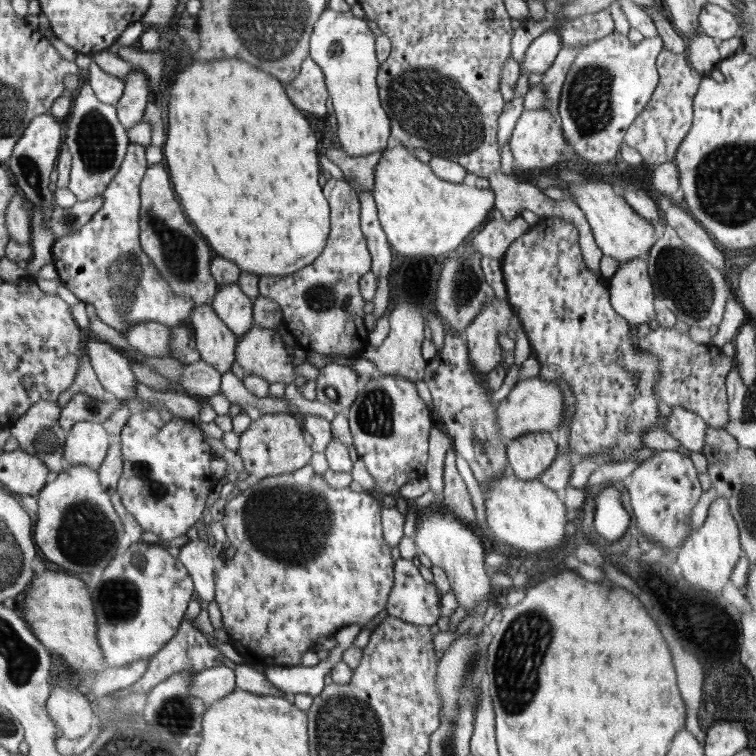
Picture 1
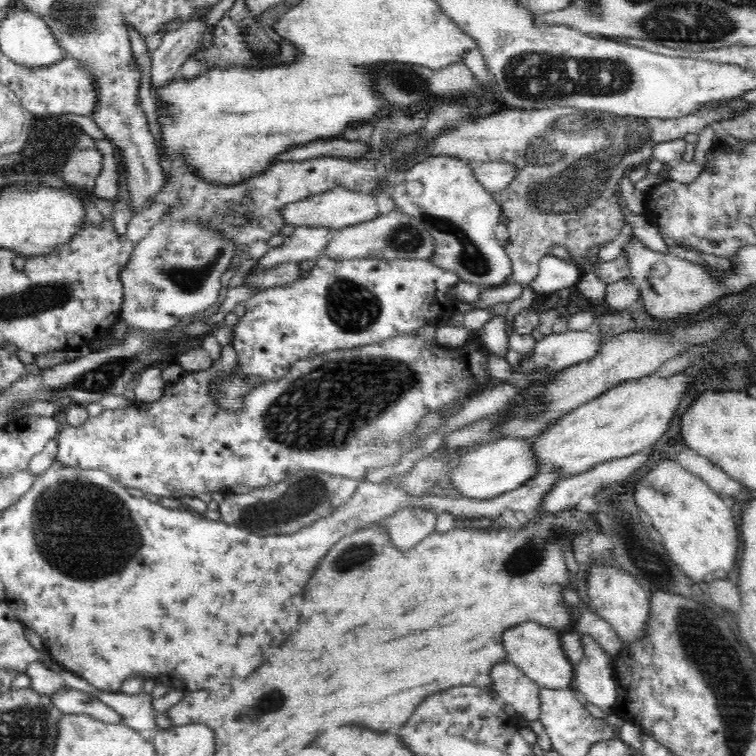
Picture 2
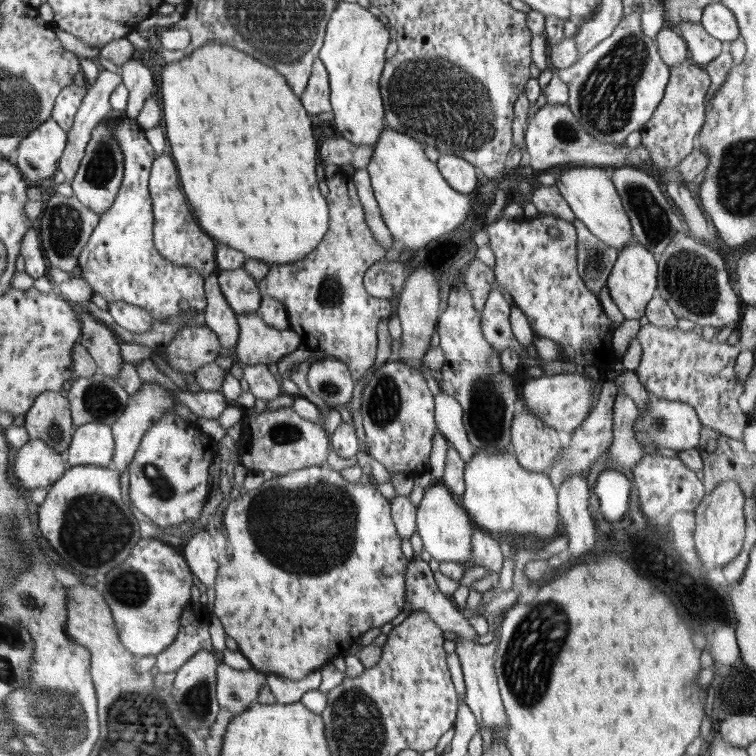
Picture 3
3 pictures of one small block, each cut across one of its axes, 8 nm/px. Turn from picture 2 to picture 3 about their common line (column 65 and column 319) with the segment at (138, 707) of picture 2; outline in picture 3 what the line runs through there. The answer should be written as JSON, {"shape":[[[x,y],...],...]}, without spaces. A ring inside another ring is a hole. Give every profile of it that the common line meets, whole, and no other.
{"shape":[[[318,669],[300,680],[292,680],[274,673],[265,675],[267,676],[268,688],[275,696],[275,702],[280,704],[292,704],[300,701],[304,693],[309,690],[318,690],[322,682],[322,674]]]}

